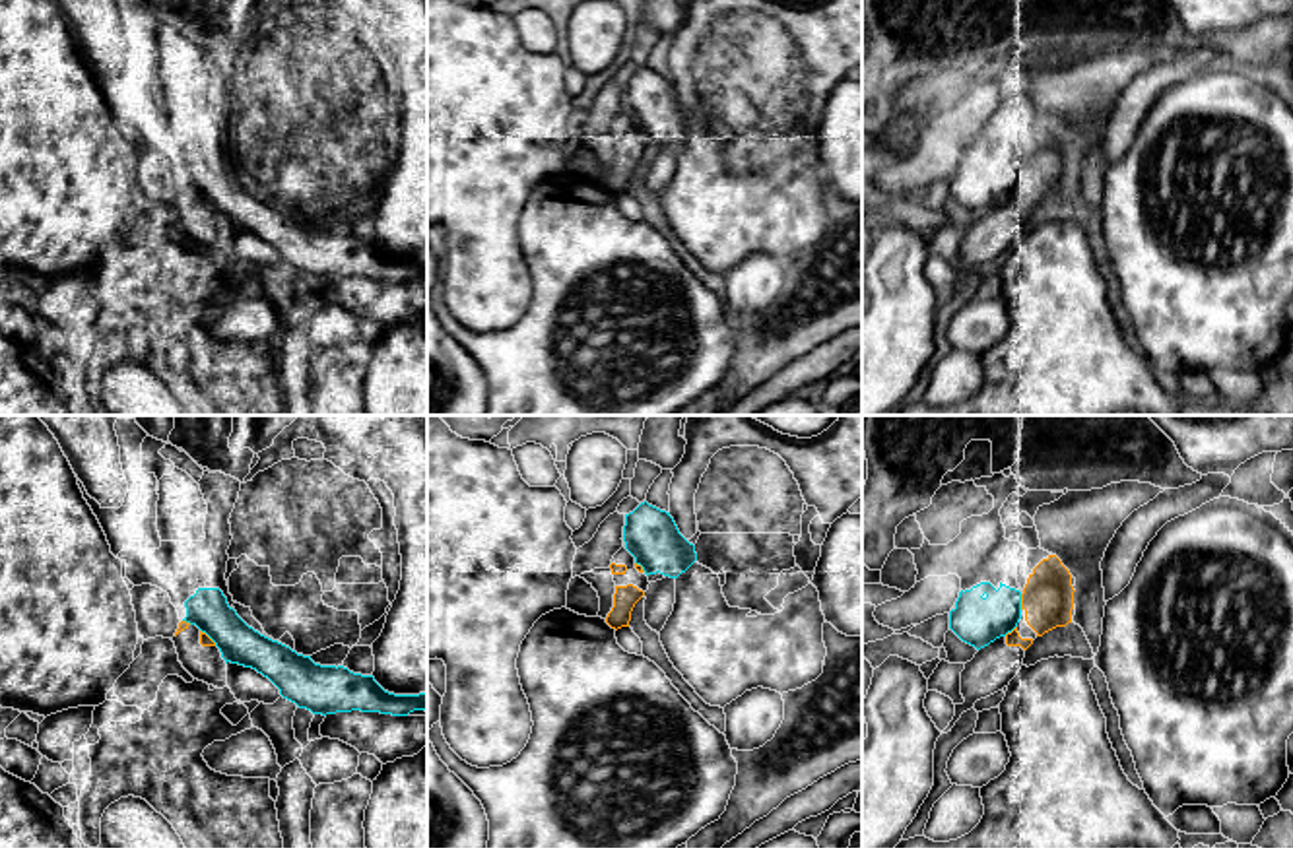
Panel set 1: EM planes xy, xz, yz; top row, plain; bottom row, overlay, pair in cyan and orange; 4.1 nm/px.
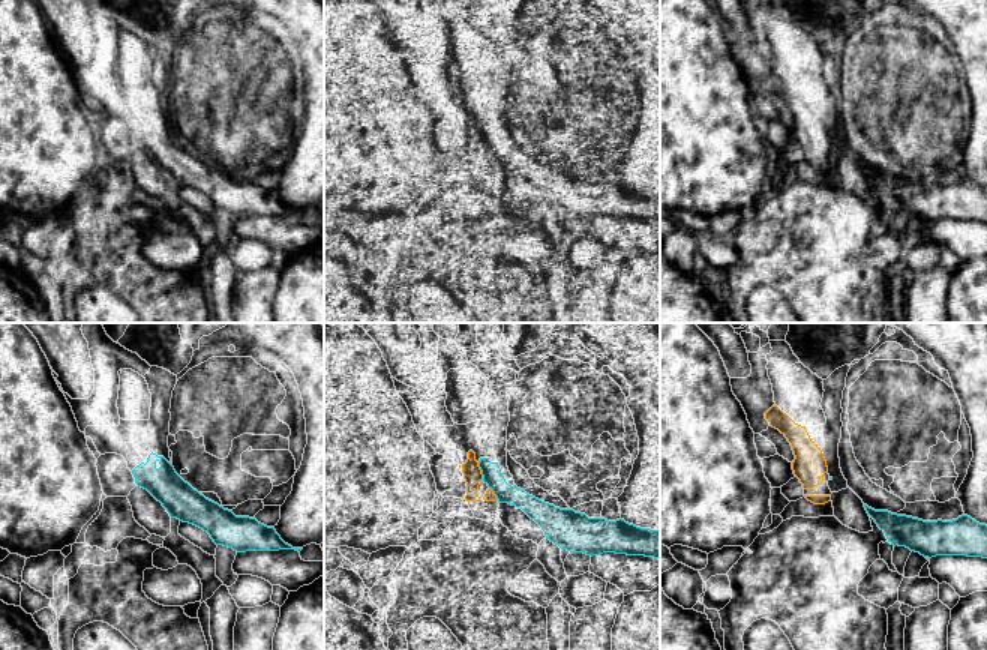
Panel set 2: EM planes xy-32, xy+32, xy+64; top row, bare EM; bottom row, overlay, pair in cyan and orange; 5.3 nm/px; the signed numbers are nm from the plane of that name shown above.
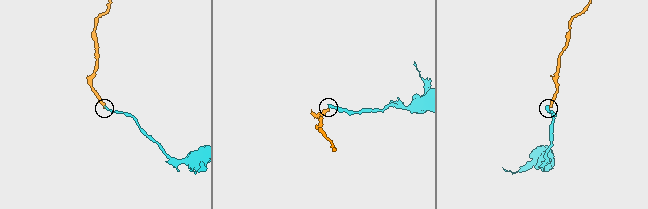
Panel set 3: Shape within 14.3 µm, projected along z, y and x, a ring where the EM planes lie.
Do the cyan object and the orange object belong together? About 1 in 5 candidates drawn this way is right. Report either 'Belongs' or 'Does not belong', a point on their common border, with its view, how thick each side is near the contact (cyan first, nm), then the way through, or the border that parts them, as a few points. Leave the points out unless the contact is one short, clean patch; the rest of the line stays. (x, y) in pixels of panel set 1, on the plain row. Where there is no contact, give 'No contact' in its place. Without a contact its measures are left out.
Does not belong. Touches cyan at yz (1020, 167). Thickness 200 nm (cyan) against 220 nm

